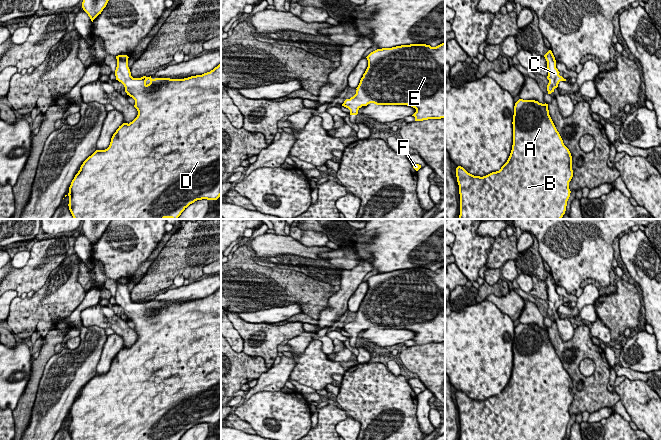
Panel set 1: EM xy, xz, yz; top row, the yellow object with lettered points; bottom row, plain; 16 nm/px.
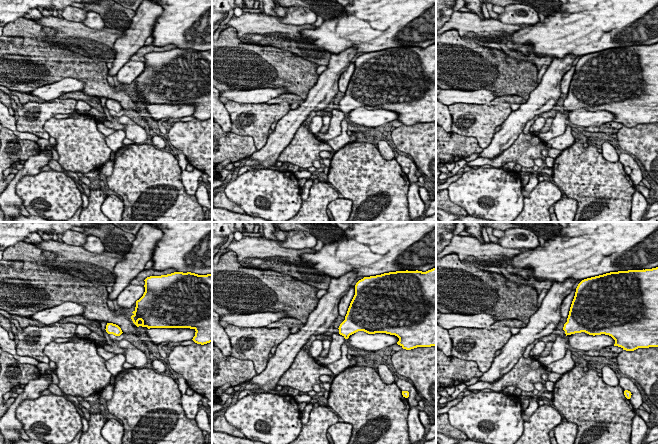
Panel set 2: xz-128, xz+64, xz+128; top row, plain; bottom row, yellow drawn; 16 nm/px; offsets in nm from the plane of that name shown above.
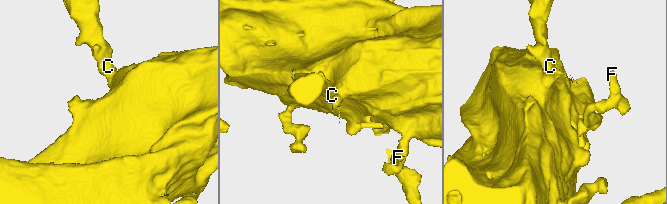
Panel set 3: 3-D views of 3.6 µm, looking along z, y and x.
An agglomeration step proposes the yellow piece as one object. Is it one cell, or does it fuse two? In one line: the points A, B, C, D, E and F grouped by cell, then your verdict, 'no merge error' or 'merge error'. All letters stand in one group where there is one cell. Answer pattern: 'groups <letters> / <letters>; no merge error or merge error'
groups A B C D E F; no merge error

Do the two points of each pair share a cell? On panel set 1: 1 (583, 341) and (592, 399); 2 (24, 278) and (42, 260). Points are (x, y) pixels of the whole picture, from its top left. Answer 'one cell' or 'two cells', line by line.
1: one cell
2: one cell

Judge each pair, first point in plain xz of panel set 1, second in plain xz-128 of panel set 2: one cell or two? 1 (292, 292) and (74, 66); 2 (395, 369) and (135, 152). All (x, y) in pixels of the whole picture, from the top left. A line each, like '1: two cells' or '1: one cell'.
1: one cell
2: two cells

